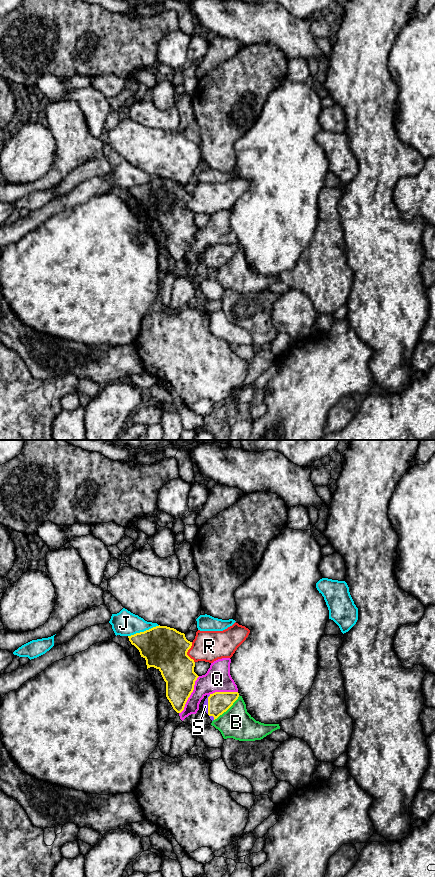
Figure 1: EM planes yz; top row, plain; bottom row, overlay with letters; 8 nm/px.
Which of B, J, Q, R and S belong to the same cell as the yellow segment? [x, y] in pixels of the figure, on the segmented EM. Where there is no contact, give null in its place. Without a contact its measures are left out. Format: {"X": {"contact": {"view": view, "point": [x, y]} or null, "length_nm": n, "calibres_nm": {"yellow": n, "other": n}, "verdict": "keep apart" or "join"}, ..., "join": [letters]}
{"B": {"contact": {"view": "yz", "point": [227, 709]}, "length_nm": 300, "calibres_nm": {"yellow": 180, "other": 240}, "verdict": "keep apart"}, "J": {"contact": {"view": "yz", "point": [144, 631]}, "length_nm": 280, "calibres_nm": {"yellow": 340, "other": 200}, "verdict": "keep apart"}, "Q": {"contact": {"view": "yz", "point": [190, 694]}, "length_nm": 340, "calibres_nm": {"yellow": 280, "other": 200}, "verdict": "keep apart"}, "R": {"contact": {"view": "yz", "point": [187, 651]}, "length_nm": 170, "calibres_nm": {"yellow": 340, "other": 260}, "verdict": "keep apart"}, "S": {"contact": {"view": "yz", "point": [208, 704]}, "length_nm": 150, "calibres_nm": {"yellow": 180, "other": 50}, "verdict": "join"}, "join": ["S"]}

